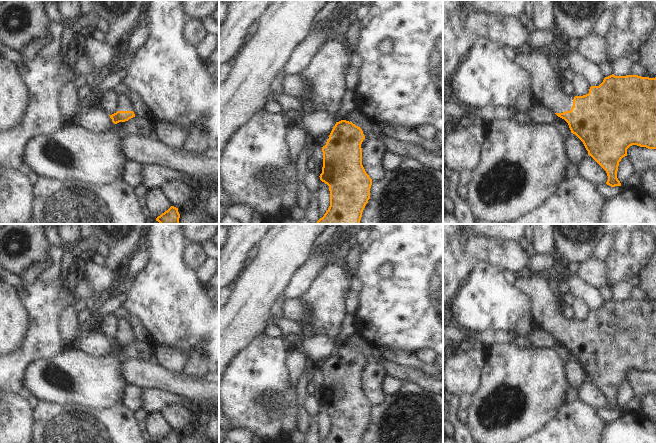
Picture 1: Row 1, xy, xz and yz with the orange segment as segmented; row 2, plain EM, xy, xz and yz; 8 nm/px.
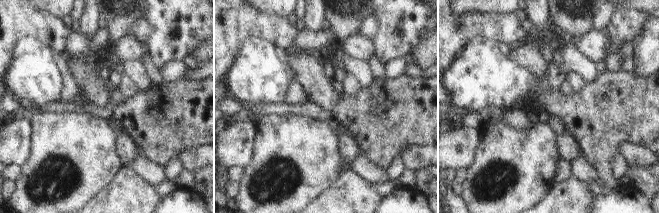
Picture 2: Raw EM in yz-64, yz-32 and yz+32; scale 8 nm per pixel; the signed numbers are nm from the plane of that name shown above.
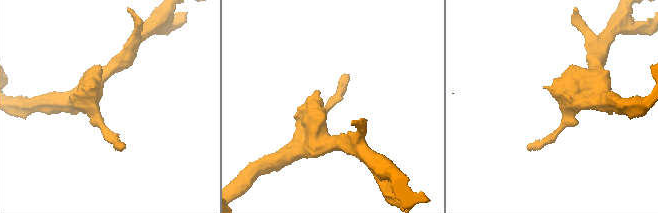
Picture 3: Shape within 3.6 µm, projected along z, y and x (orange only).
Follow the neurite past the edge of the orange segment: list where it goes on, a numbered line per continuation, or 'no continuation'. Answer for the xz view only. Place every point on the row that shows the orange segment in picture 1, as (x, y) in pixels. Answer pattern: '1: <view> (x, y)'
no continuation

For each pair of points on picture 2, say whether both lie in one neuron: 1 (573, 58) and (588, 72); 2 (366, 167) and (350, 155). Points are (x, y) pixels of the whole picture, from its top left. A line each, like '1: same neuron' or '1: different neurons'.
1: same neuron
2: different neurons

